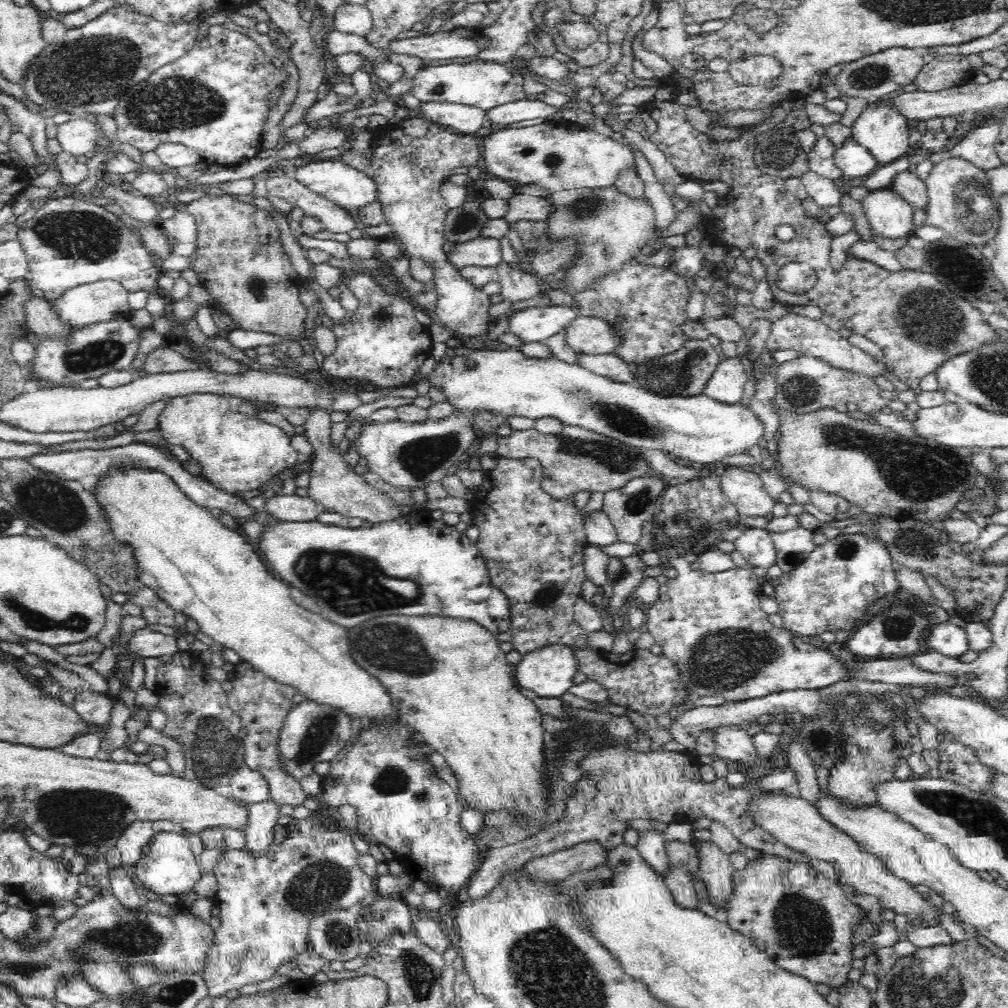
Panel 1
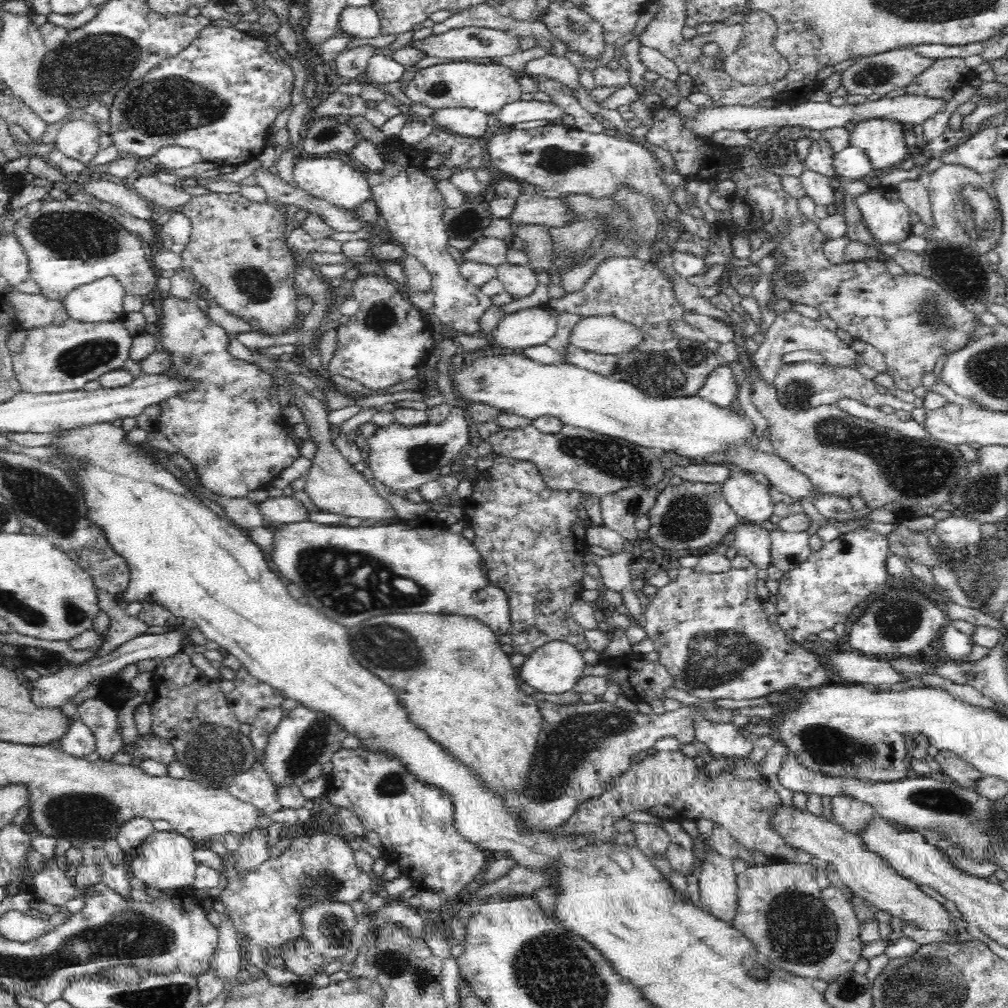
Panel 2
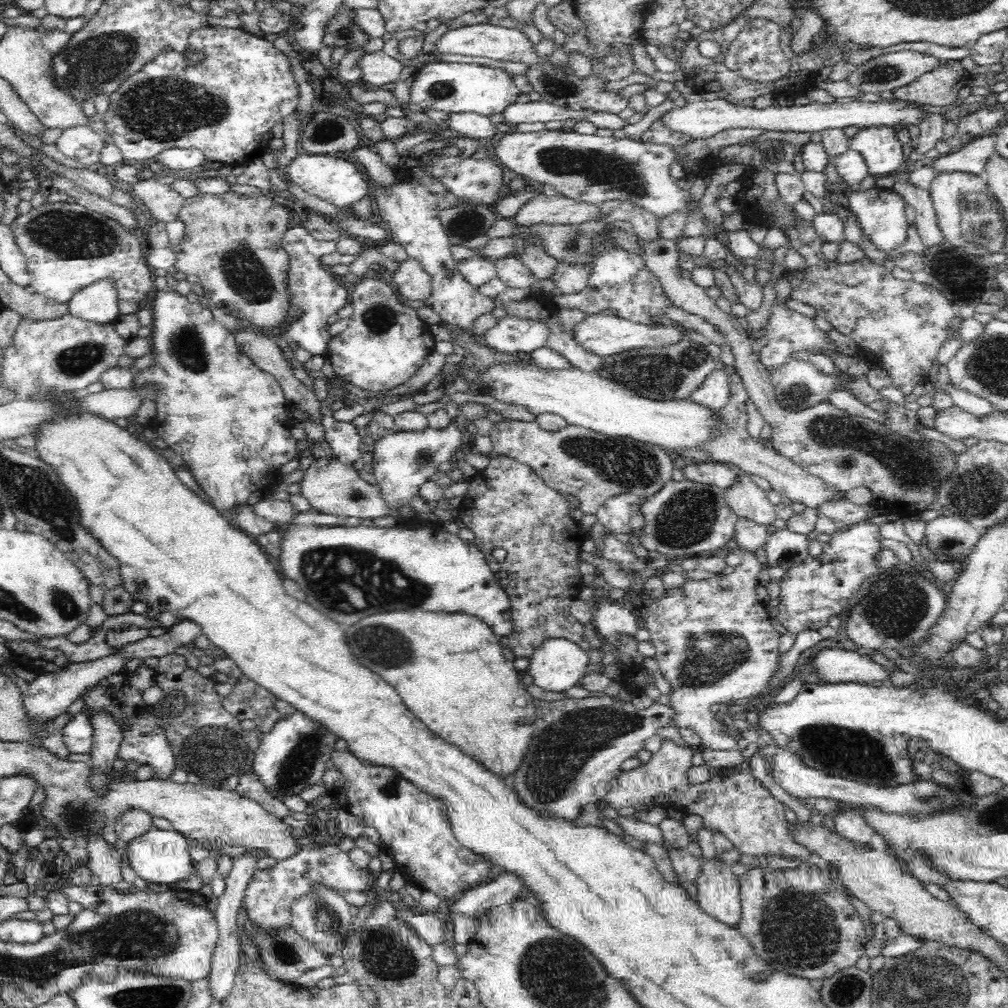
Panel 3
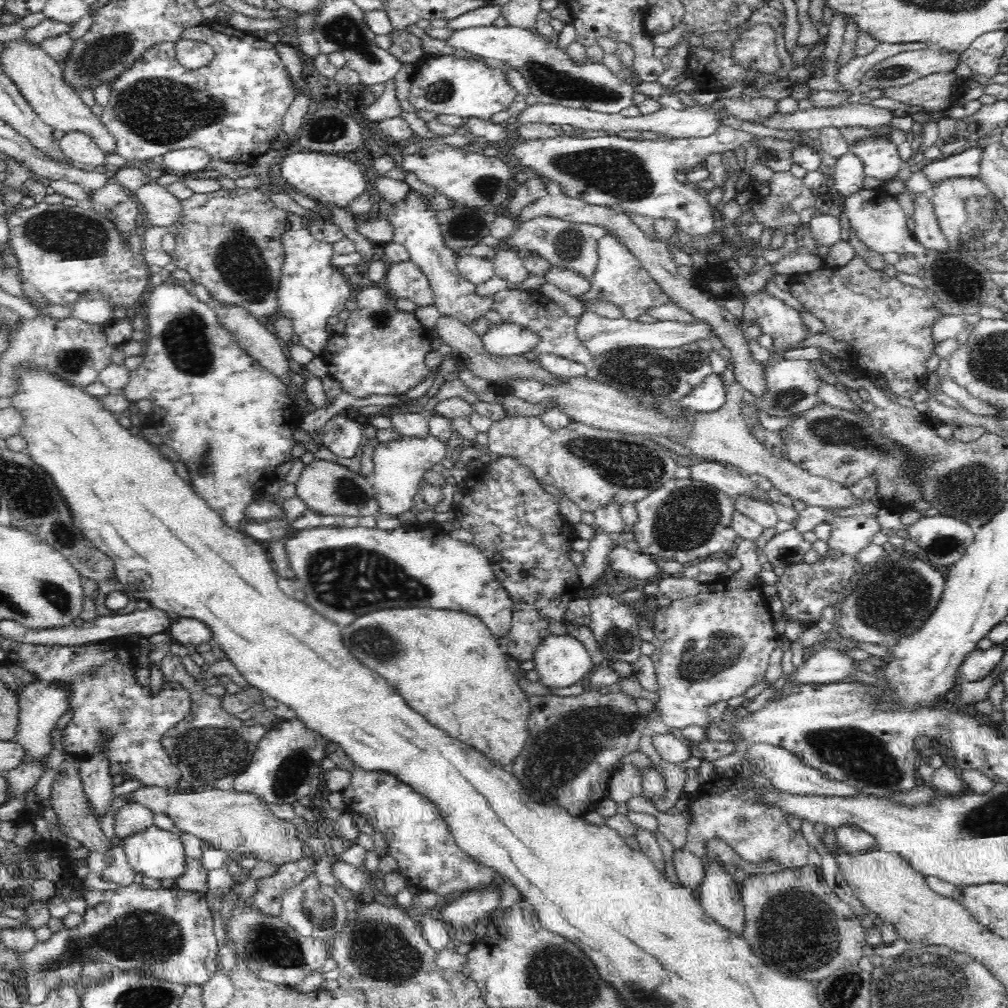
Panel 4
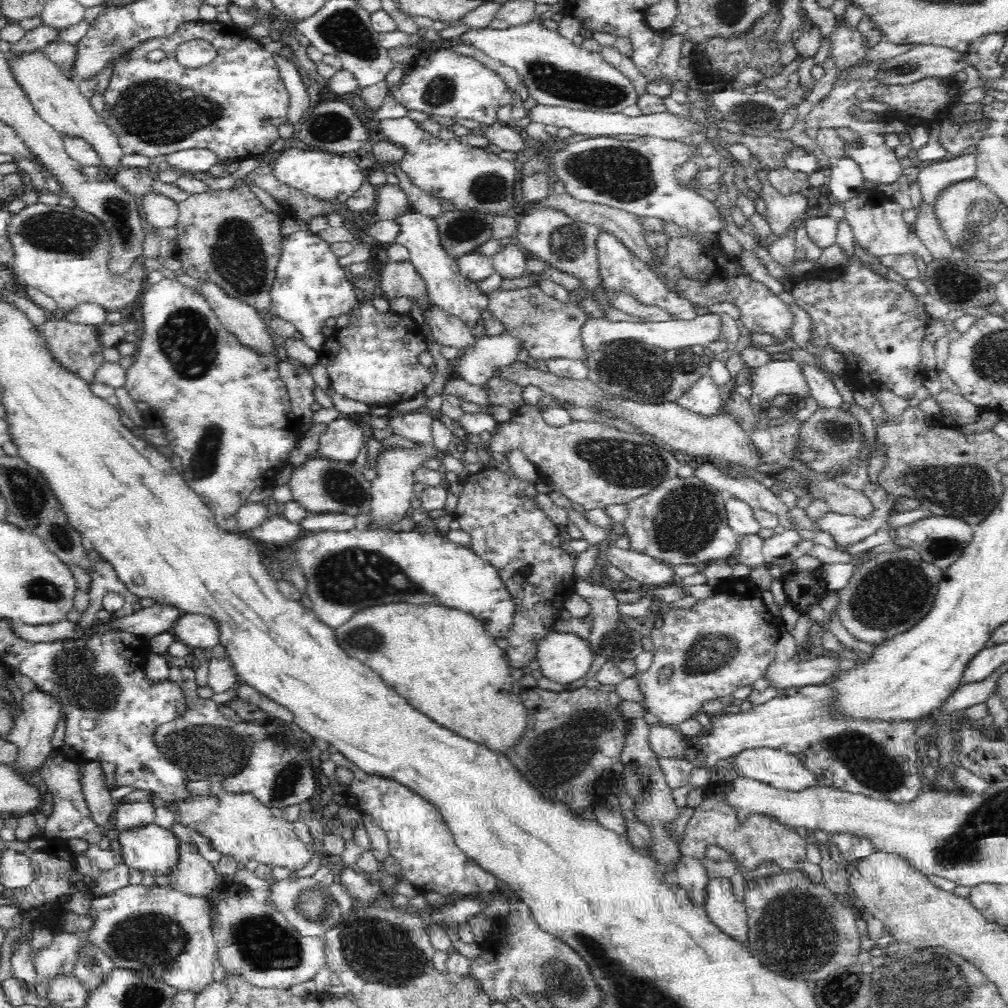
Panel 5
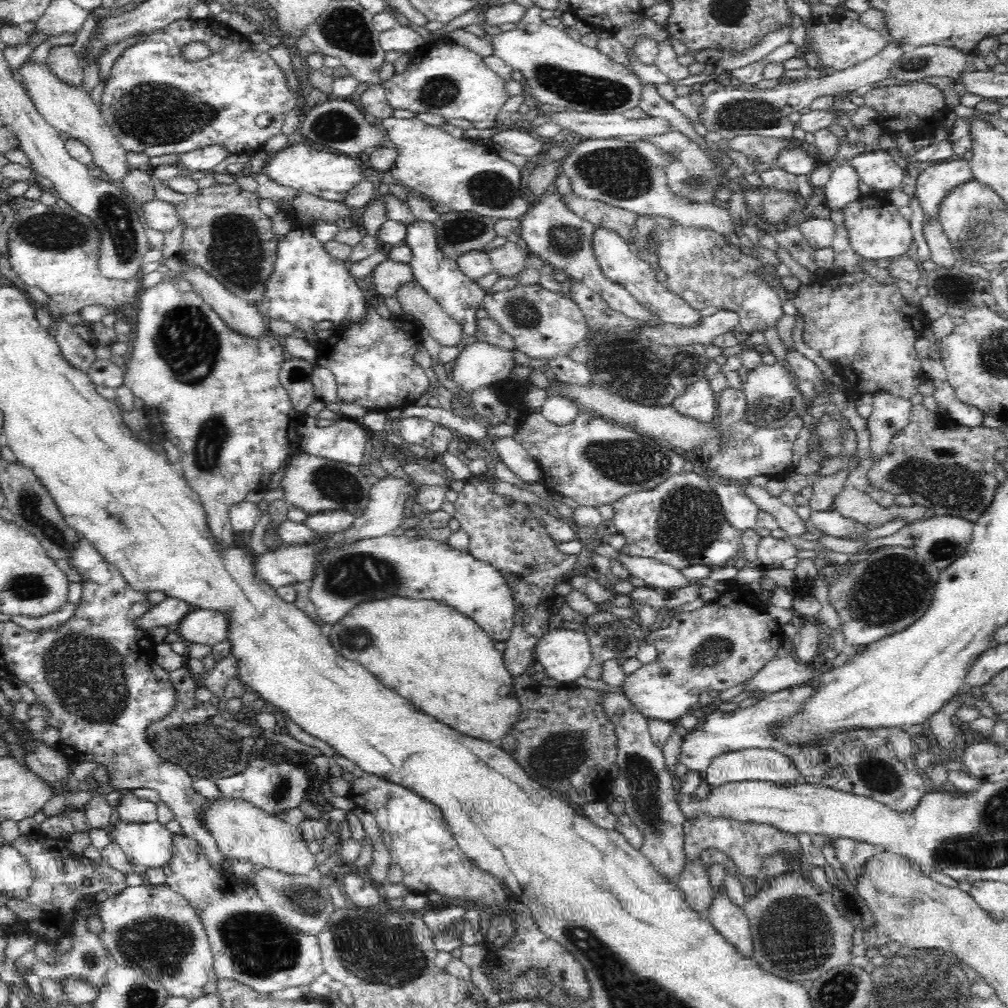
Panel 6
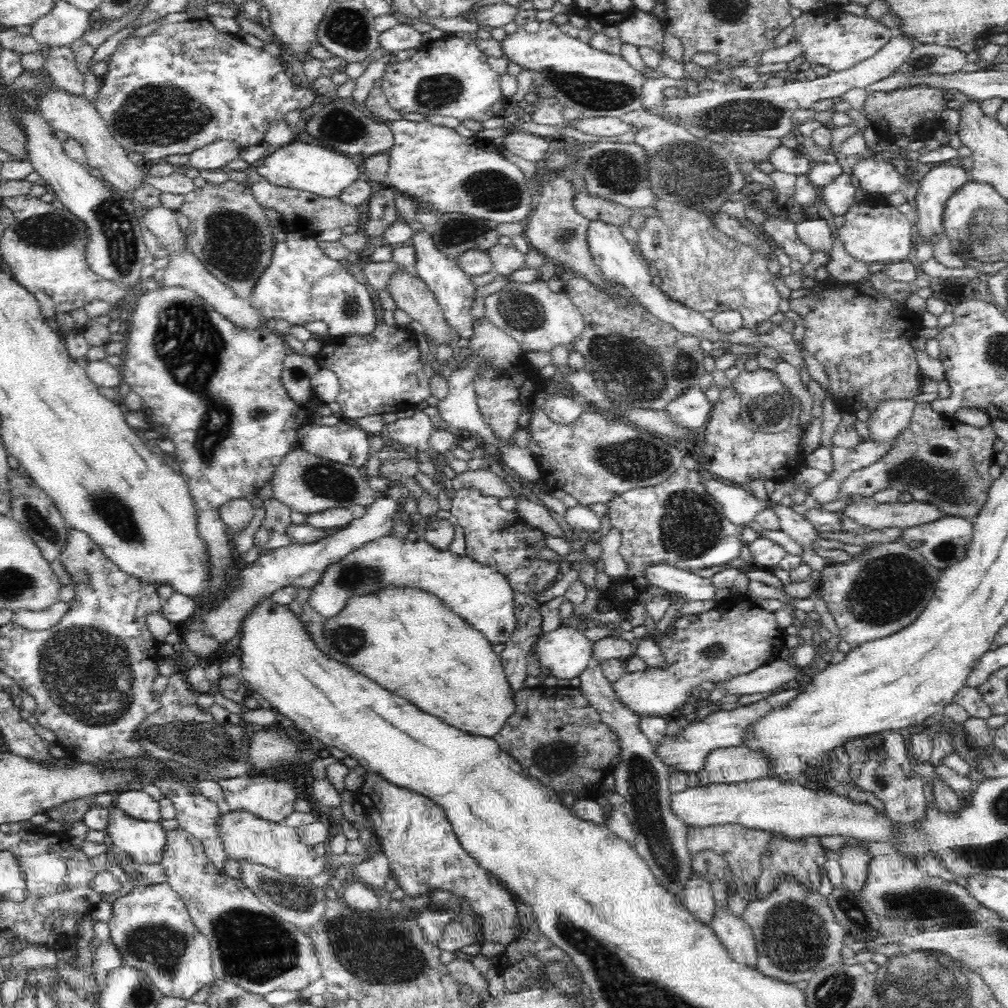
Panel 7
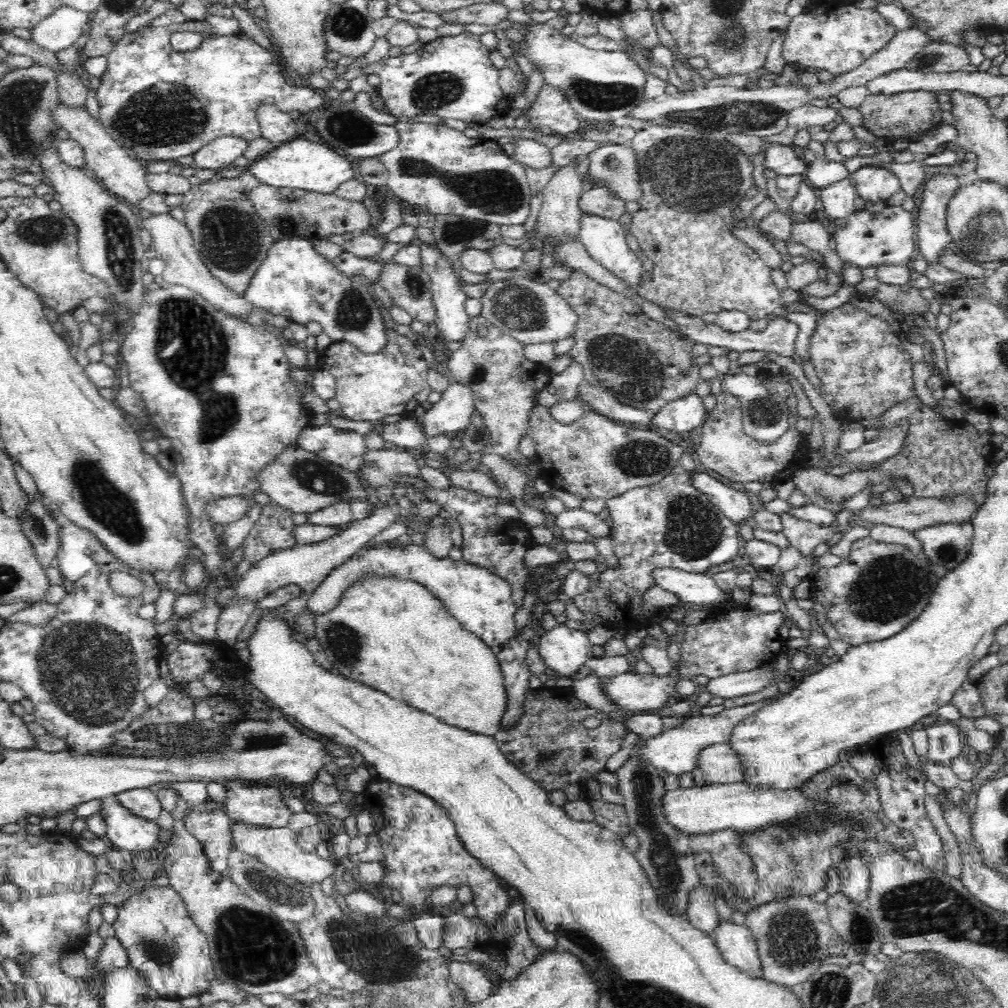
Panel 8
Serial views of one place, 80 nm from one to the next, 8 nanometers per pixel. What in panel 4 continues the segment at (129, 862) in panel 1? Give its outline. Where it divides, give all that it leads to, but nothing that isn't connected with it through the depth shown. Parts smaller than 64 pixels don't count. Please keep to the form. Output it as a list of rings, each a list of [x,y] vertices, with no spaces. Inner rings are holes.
[[[127,802],[114,815],[117,842],[130,833],[140,832],[153,824],[155,812],[140,803]]]

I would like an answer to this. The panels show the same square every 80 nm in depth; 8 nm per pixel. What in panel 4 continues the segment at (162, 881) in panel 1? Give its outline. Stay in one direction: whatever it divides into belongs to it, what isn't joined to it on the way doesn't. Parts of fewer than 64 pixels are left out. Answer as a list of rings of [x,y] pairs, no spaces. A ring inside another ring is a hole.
[[[152,824],[140,832],[122,837],[118,842],[123,847],[132,871],[142,873],[144,877],[158,880],[175,879],[186,870],[185,852],[177,833]]]

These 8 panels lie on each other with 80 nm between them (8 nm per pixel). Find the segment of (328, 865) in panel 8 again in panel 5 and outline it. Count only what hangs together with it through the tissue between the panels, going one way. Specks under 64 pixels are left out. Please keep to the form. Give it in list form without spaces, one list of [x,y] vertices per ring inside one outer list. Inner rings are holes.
[[[217,791],[210,796],[190,796],[190,799],[178,804],[176,819],[210,838],[214,848],[223,855],[232,856],[244,865],[256,860],[259,864],[269,865],[276,872],[286,874],[302,870],[314,855],[311,847],[296,837],[294,824],[274,816],[270,808],[262,806],[250,794]]]

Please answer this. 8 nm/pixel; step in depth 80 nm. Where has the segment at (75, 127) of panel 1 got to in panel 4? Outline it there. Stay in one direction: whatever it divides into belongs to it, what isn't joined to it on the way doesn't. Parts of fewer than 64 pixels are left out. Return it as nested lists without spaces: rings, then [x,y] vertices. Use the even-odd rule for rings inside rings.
[[[66,133],[59,140],[64,155],[73,162],[84,165],[102,166],[107,158],[88,136],[79,133]]]

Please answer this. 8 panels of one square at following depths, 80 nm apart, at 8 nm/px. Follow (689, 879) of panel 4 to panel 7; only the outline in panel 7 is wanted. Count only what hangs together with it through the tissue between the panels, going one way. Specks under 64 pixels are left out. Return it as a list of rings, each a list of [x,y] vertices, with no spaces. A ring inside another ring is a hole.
[[[694,874],[690,883],[686,884],[685,891],[681,895],[681,902],[685,905],[693,917],[704,926],[710,927],[712,918],[716,916],[716,904],[712,898],[710,882],[703,880]]]

